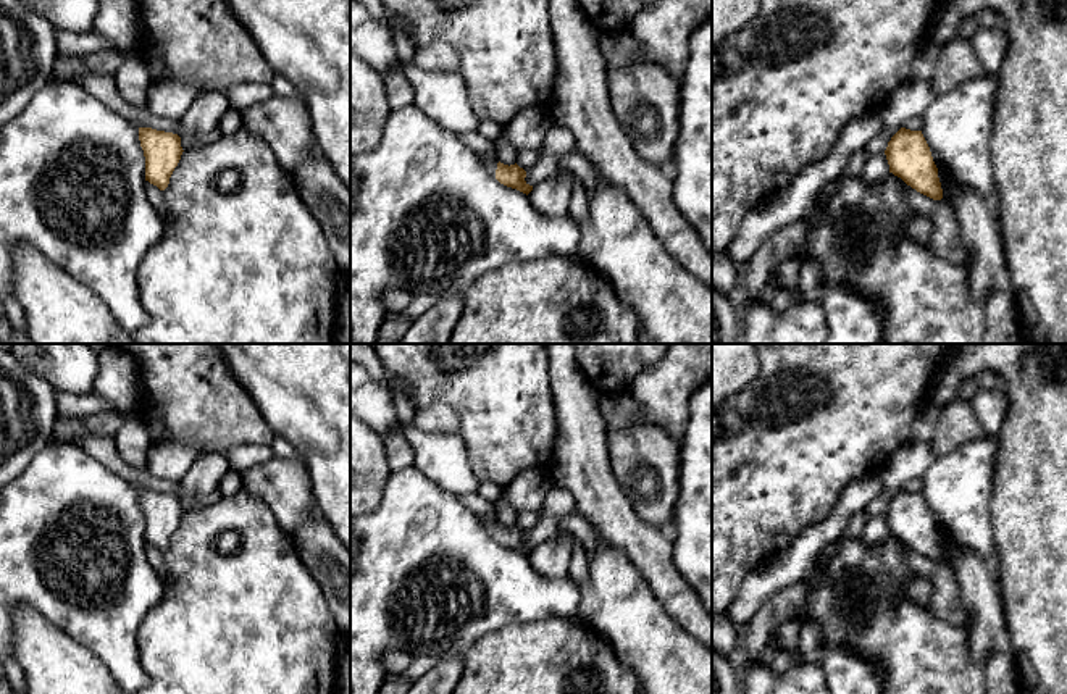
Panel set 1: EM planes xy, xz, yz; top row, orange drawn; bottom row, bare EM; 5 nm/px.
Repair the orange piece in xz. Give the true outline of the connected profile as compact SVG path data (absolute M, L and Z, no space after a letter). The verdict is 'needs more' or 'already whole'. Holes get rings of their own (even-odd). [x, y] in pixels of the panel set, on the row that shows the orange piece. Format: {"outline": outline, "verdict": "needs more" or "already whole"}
{"outline": "M478 153L483 166L486 171L496 178L500 184L517 189L523 194L529 194L533 190L533 186L529 186L525 178L526 171L520 168L517 163L515 165L504 165L497 160L497 155L486 155L486 153Z", "verdict": "needs more"}

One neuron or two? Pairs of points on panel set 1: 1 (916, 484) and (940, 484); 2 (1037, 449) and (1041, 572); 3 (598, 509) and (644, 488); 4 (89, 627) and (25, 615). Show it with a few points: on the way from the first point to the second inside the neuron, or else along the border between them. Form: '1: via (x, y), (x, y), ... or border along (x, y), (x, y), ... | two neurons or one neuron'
1: border along (922, 478), (919, 491) | two neurons
2: via (1041, 480), (1041, 541) | one neuron
3: border along (610, 460), (615, 481), (633, 510), (649, 525) | two neurons
4: border along (16, 606), (36, 609), (78, 643) | two neurons

